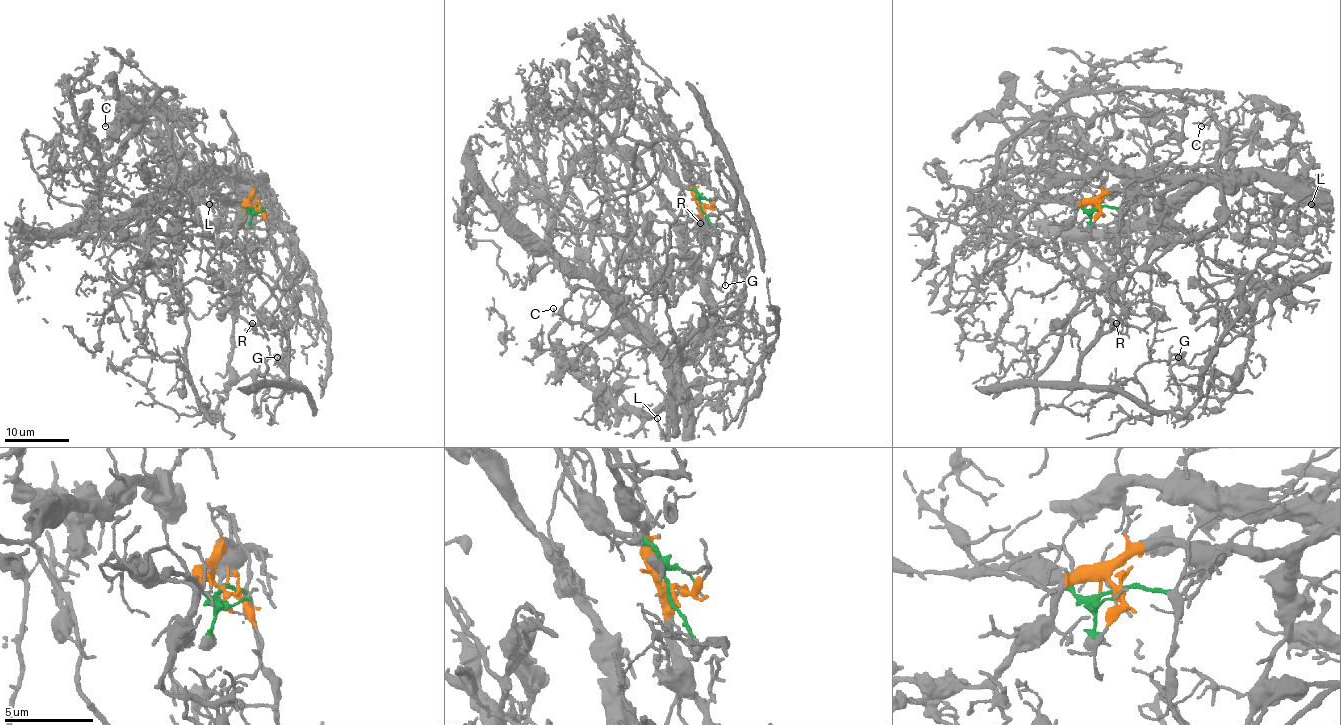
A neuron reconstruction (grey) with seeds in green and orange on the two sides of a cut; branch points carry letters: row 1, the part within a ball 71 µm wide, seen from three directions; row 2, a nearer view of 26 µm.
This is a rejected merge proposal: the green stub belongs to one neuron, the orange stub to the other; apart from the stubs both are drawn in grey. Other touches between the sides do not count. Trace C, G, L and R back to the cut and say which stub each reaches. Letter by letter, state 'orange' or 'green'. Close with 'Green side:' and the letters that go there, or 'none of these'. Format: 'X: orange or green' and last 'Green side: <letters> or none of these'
C: orange
G: green
L: orange
R: green
Green side: G, R

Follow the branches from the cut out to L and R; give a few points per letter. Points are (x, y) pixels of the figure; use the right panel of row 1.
L: (1098, 207), (1114, 191), (1159, 192), (1186, 181), (1254, 176), (1298, 186), (1328, 220), (1328, 212), (1311, 204)
R: (1098, 207), (1117, 210), (1115, 245), (1125, 258), (1111, 299), (1125, 331), (1115, 323)

